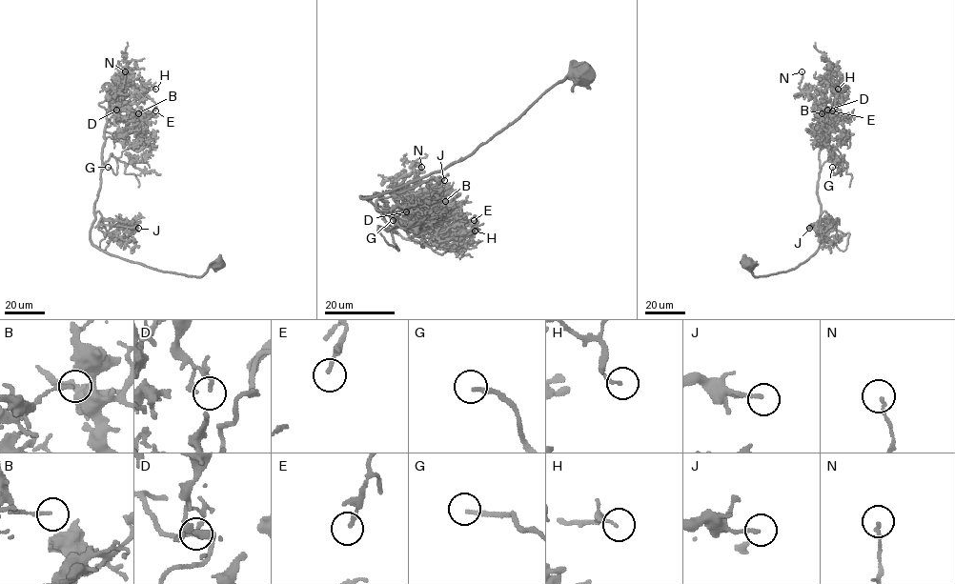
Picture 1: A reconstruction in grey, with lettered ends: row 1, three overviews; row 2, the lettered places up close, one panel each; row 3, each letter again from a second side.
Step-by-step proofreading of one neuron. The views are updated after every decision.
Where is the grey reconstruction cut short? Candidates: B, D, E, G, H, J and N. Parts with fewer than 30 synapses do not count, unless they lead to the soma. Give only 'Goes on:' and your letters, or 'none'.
Goes on: G

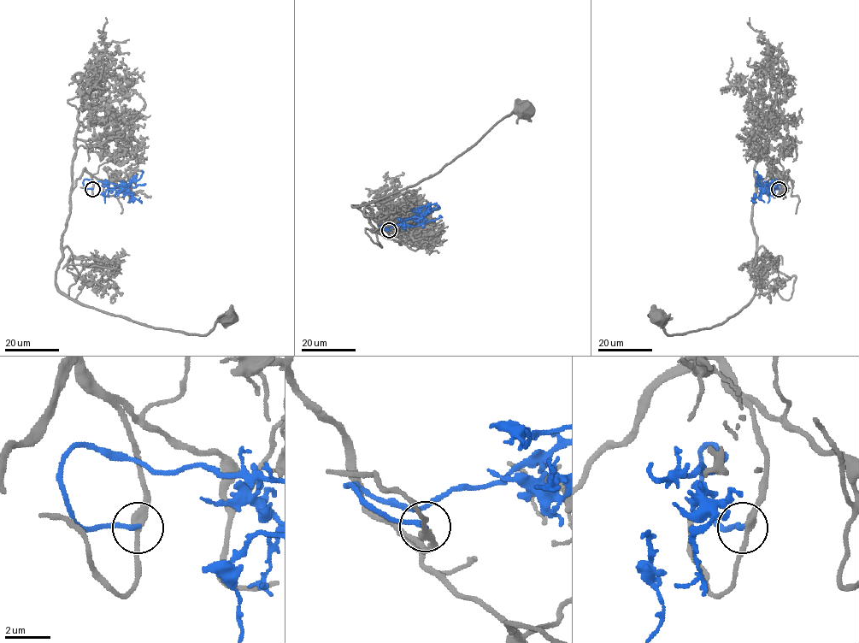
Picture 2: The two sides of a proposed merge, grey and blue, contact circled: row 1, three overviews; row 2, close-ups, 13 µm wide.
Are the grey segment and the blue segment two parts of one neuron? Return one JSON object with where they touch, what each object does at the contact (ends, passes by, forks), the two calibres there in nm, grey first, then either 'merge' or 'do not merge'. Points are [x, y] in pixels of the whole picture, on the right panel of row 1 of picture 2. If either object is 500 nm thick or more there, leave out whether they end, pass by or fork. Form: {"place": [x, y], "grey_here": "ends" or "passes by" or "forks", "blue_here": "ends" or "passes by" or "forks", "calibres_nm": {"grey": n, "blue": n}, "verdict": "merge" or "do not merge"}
{"place": [779, 189], "grey_here": "passes by", "blue_here": "ends", "calibres_nm": {"grey": 320, "blue": 220}, "verdict": "merge"}

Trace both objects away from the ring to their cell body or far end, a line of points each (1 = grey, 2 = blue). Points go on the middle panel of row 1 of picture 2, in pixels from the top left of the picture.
1: (389, 231), (367, 203), (358, 209), (352, 206), (366, 205), (438, 174), (505, 116), (524, 109)
2: (389, 230), (379, 226), (388, 228), (400, 223), (405, 227), (418, 223), (417, 217), (402, 219)

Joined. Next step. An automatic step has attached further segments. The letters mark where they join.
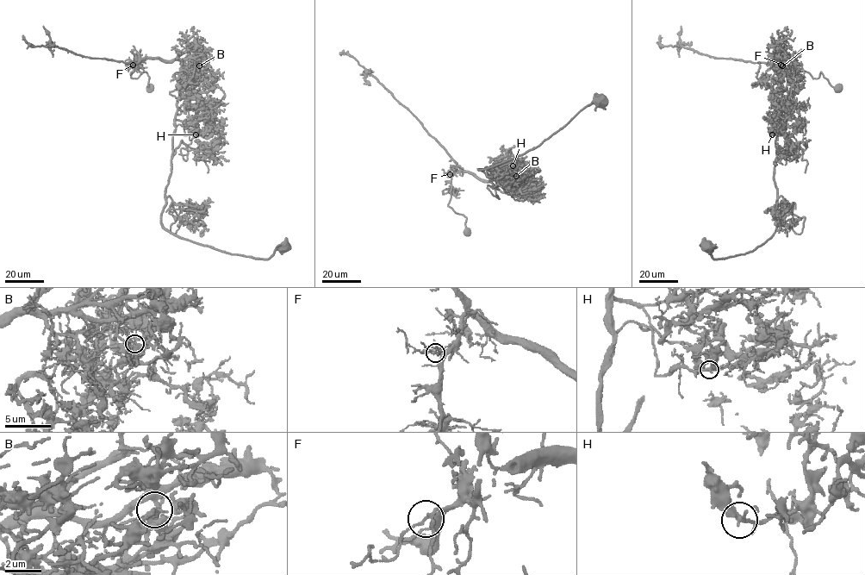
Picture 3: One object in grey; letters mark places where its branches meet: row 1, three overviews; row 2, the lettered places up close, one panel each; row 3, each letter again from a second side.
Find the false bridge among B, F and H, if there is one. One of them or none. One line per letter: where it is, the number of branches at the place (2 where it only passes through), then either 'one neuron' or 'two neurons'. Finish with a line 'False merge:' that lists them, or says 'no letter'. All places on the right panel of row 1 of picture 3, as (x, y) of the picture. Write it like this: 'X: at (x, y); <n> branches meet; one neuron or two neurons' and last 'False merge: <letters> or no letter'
B: at (782, 65); 3 branches meet; two neurons
F: at (780, 65); 3 branches meet; one neuron
H: at (772, 134); 3 branches meet; one neuron
False merge: B

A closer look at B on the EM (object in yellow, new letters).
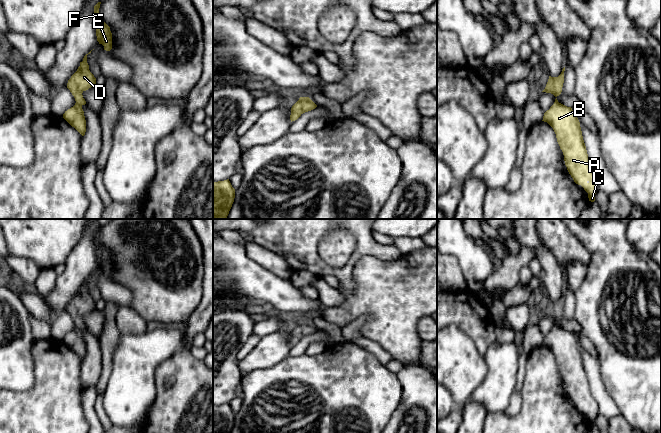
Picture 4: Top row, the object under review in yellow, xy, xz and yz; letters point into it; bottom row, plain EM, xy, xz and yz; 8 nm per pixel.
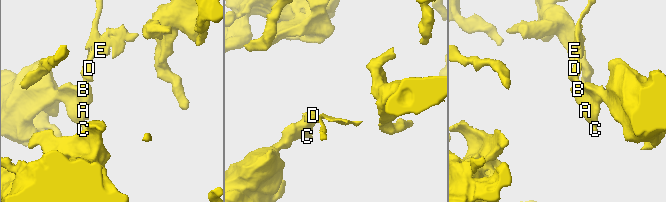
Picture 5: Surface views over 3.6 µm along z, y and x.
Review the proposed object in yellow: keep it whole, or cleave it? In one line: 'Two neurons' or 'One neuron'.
Two neurons

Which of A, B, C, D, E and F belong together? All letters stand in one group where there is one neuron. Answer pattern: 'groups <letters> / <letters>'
groups A B C / D E F

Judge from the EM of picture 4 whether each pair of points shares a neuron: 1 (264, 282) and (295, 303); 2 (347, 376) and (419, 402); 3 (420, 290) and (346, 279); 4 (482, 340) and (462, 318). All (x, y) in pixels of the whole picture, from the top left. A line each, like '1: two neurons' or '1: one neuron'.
1: one neuron
2: two neurons
3: two neurons
4: one neuron

